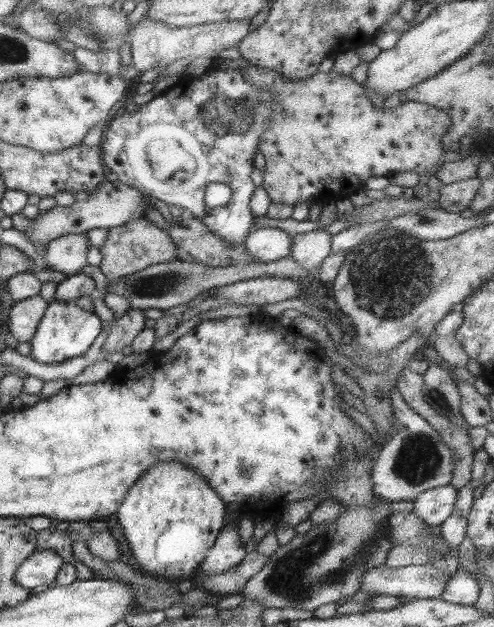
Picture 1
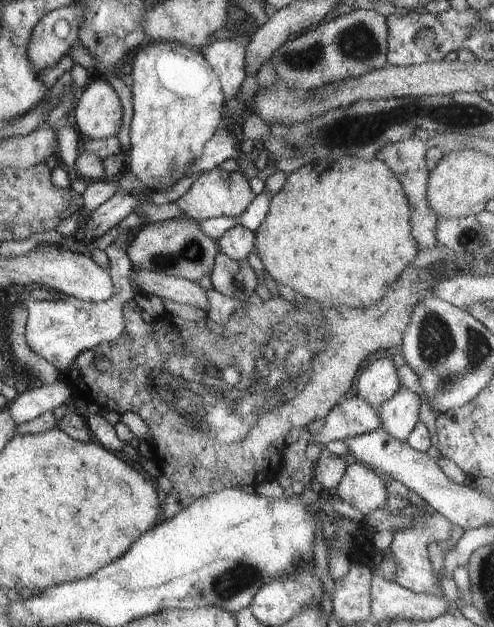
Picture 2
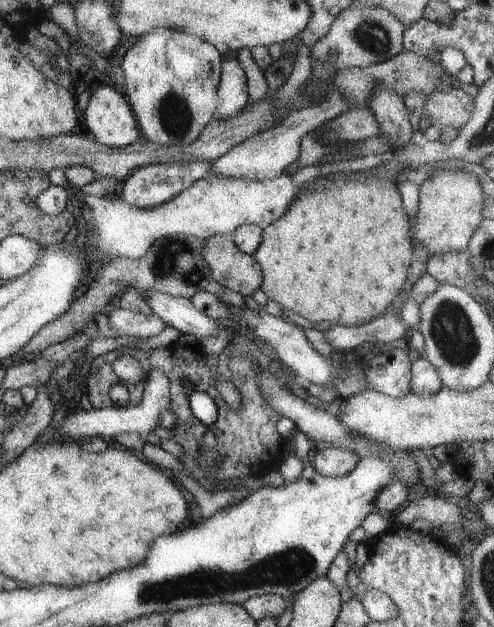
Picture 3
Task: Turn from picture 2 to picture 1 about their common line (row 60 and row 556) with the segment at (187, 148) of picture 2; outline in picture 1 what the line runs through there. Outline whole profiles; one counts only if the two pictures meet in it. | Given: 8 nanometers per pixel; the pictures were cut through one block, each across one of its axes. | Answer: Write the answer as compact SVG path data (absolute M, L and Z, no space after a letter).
M176 460L153 464L124 496L116 520L136 566L145 574L174 582L193 574L210 553L223 526L226 505L201 478Z

